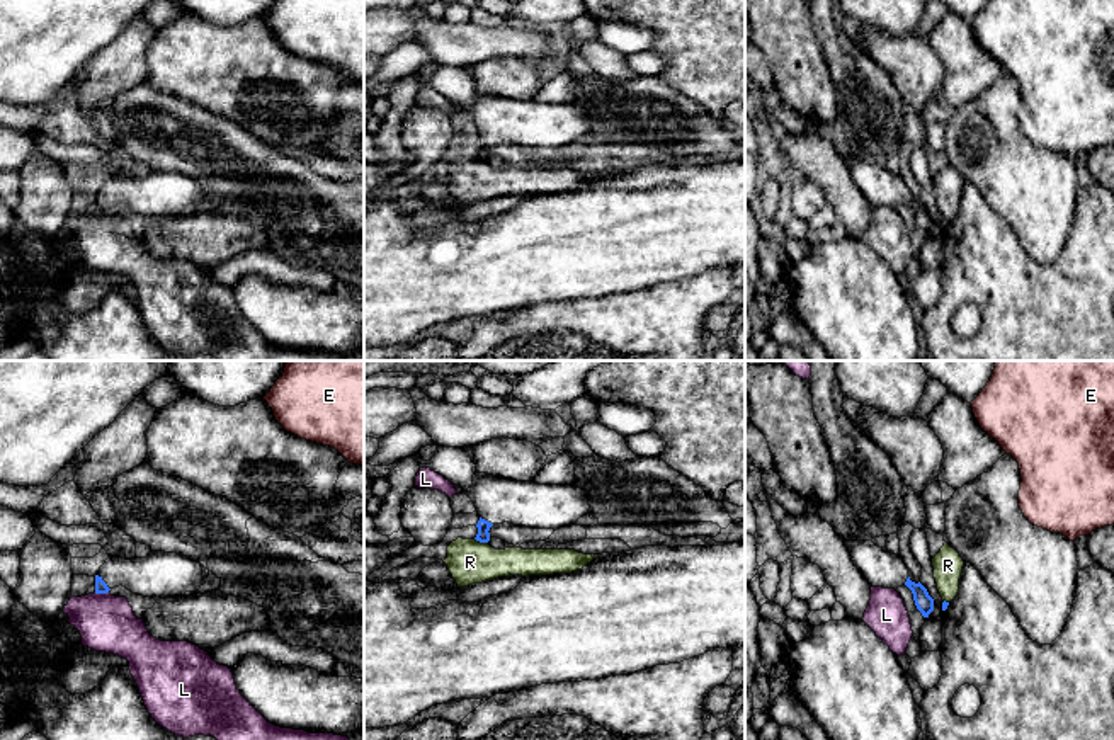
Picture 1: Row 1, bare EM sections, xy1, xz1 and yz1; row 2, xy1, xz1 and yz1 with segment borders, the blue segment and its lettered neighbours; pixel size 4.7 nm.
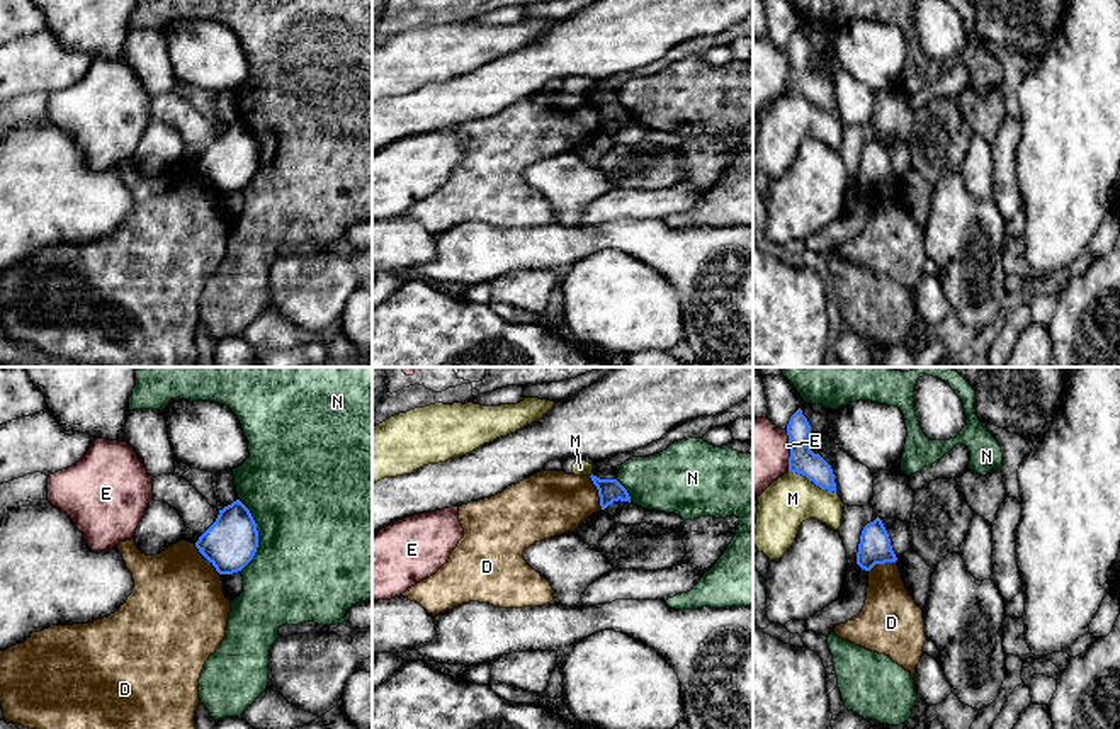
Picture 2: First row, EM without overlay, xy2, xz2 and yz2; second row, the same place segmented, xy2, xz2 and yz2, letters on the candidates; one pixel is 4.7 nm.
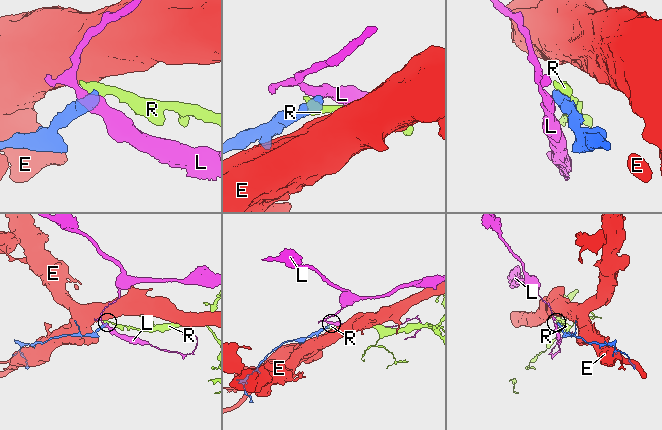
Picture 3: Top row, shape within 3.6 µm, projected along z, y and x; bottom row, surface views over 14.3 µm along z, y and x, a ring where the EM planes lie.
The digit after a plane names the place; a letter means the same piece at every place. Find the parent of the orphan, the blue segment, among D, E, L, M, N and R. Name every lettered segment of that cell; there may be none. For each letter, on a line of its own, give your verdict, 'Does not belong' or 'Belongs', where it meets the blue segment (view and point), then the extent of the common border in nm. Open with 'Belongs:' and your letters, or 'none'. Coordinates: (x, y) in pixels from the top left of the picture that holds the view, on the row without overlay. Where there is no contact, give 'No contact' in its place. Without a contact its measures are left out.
Belongs: none
D: Does not belong. Touches blue at xz2 (599, 113). Shared border 170 nm
E: Does not belong. Touches blue at yz2 (791, 70). Shared border 200 nm
L: Does not belong. Touches blue at xy1 (101, 211). Shared border 70 nm
M: Does not belong. Touches blue at yz2 (813, 101). Shared border 240 nm
N: Does not belong. Touches blue at xy2 (257, 155). Shared border 360 nm
R: Does not belong. Touches blue at xz1 (482, 160). Shared border 70 nm

